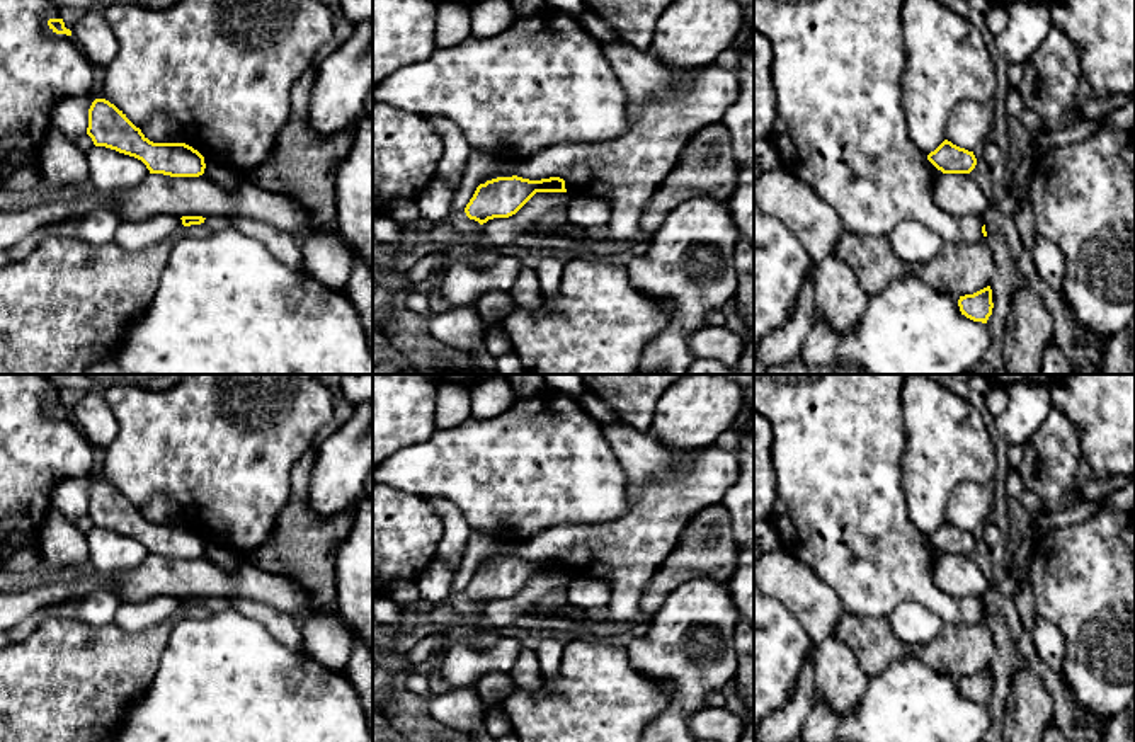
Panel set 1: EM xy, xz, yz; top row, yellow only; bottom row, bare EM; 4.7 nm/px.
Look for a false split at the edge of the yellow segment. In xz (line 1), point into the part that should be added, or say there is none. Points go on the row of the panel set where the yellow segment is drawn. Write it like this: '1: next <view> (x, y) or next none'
1: next none

